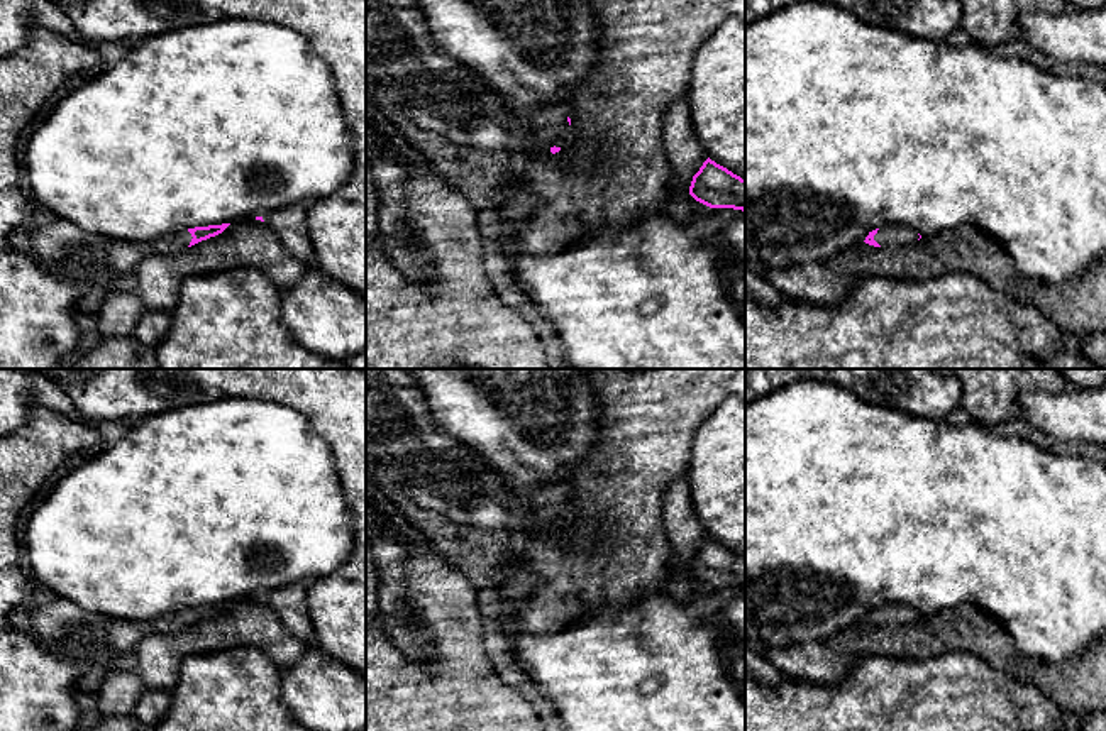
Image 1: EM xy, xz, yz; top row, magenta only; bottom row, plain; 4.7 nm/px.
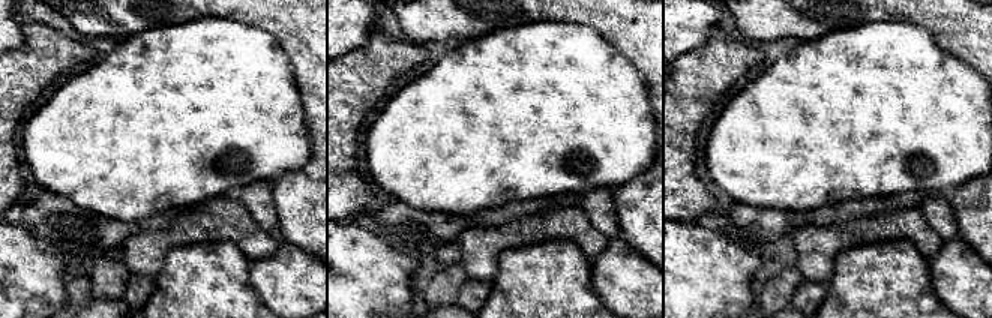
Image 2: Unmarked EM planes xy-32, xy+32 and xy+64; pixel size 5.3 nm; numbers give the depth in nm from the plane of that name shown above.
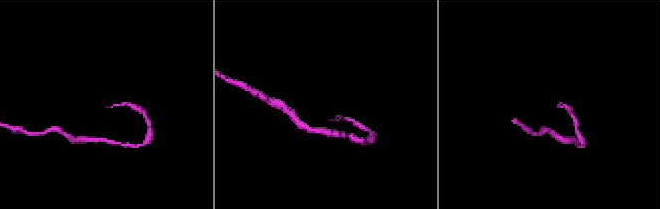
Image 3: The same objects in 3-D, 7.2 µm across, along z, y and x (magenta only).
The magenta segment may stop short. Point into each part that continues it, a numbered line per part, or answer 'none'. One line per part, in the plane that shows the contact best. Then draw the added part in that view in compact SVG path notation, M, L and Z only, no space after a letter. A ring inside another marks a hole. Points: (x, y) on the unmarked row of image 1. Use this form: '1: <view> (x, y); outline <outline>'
1: yz (886, 615); outline M886 604L877 609L874 619L881 626L913 624L920 618L918 611L906 604Z

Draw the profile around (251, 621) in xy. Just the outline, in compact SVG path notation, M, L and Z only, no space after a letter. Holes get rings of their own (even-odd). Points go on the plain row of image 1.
M249 597L232 601L222 613L178 633L152 633L134 648L137 673L146 689L171 692L185 658L198 653L257 646L285 672L305 657L308 645L293 636L271 606Z

